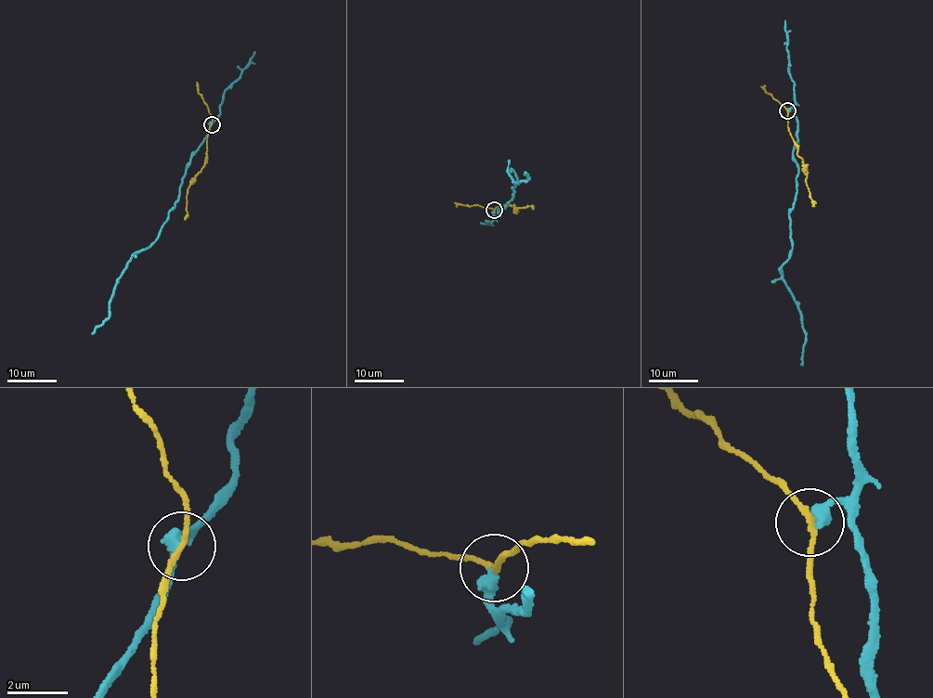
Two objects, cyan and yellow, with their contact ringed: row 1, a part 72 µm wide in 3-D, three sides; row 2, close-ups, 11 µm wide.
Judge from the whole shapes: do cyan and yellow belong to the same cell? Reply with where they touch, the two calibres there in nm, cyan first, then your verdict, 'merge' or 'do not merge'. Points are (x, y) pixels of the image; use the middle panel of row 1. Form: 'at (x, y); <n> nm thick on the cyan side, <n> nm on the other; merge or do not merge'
at (494, 210); 400 nm thick on the cyan side, 160 nm on the other; do not merge

